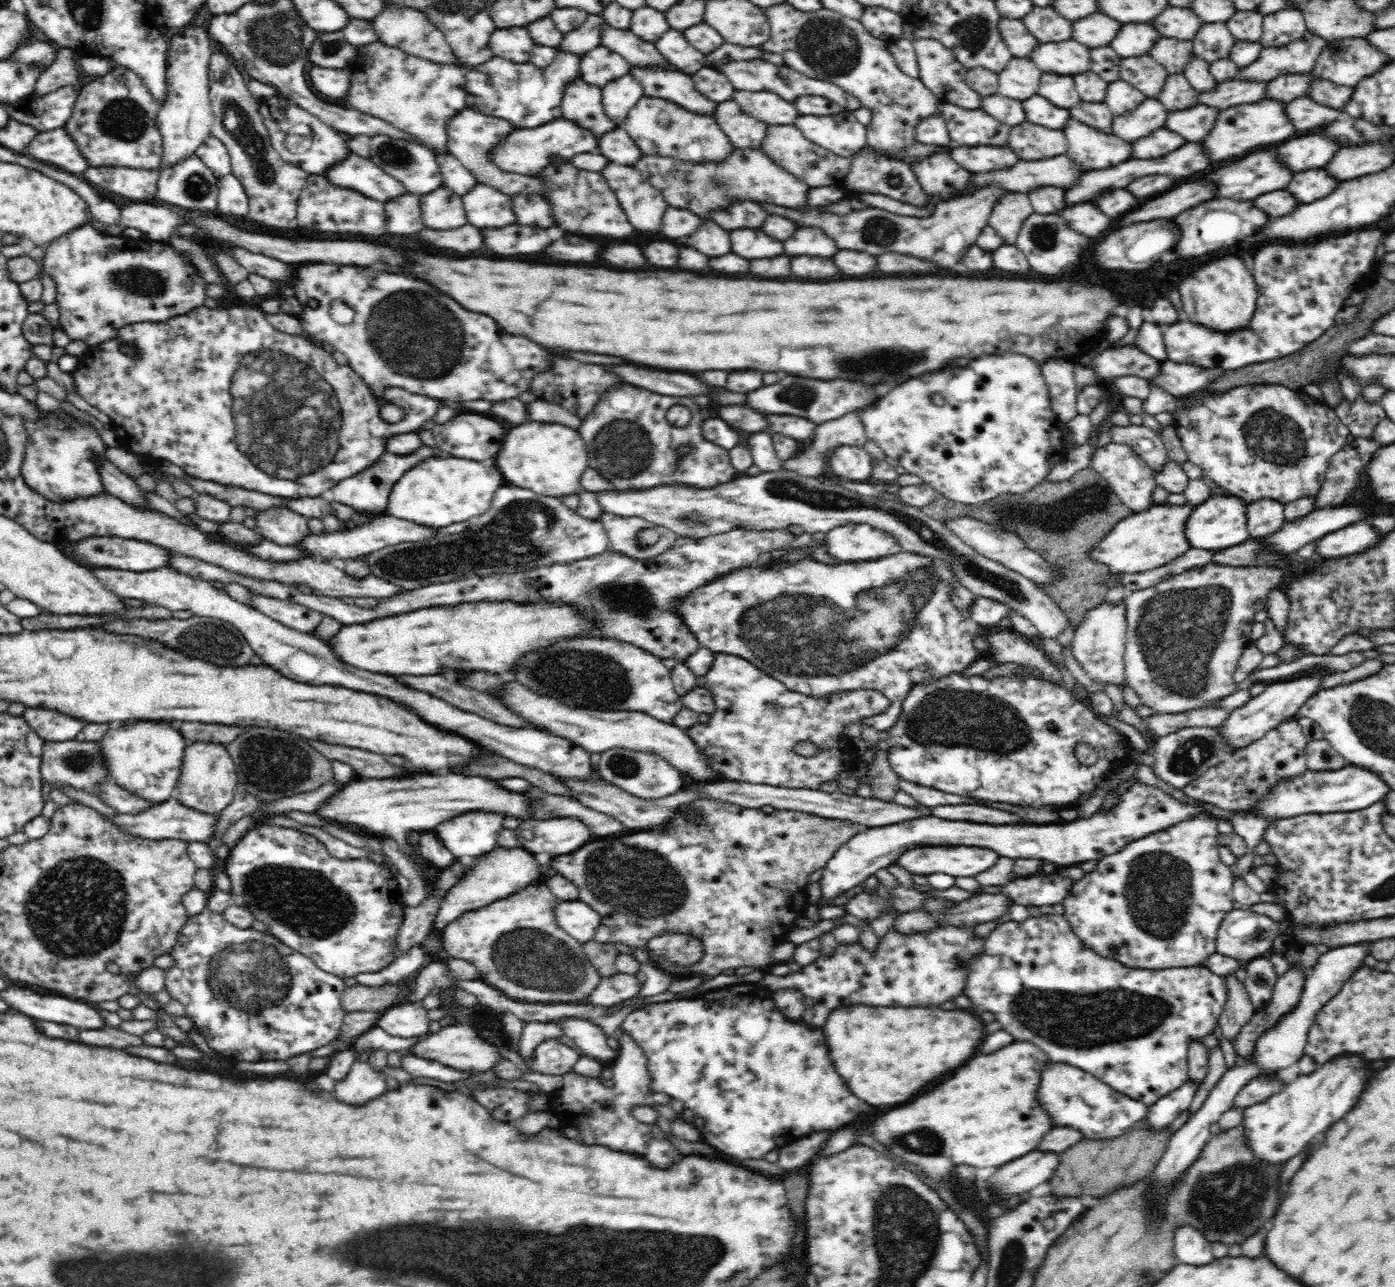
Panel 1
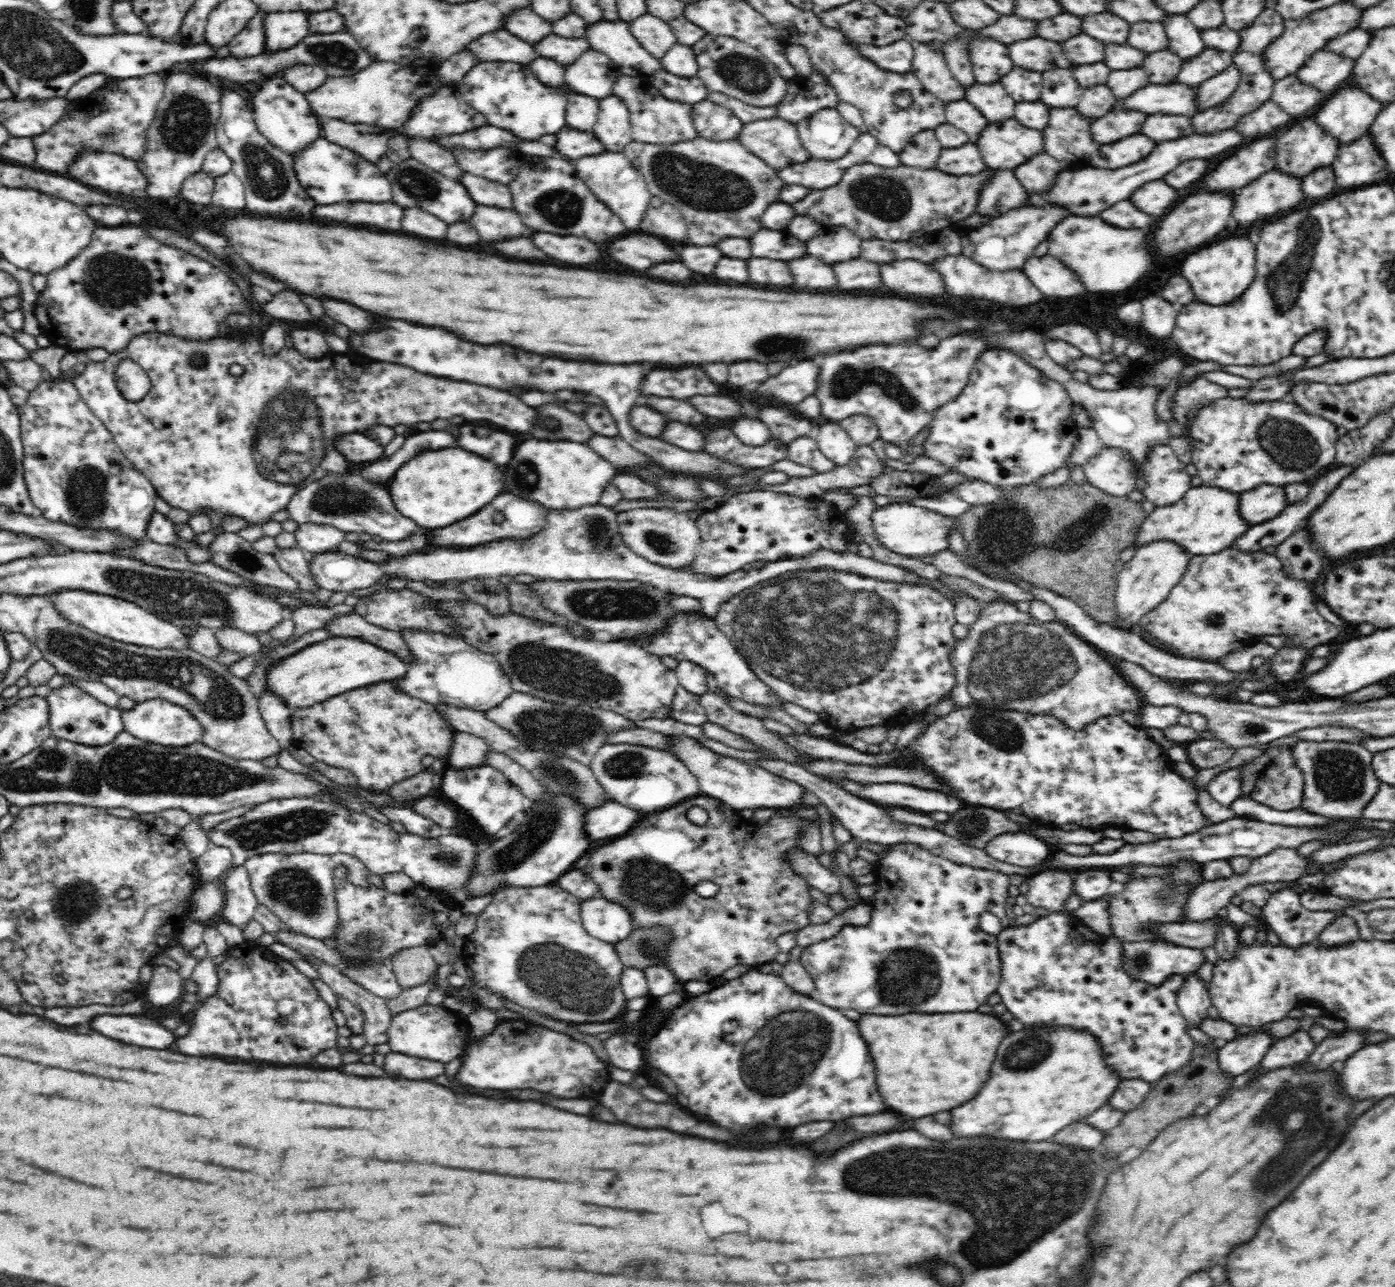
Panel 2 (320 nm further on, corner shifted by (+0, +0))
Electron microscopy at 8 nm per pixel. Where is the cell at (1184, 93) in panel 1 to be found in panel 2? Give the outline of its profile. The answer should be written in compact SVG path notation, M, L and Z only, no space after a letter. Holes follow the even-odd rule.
M1170 48L1158 52L1146 53L1142 68L1146 70L1149 83L1154 85L1171 84L1182 66L1182 59Z

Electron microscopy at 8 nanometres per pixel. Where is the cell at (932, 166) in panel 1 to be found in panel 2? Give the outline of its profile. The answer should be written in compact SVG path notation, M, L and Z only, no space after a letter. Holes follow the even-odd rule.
M935 129L915 134L900 152L901 164L922 169L934 168L942 146L938 144Z

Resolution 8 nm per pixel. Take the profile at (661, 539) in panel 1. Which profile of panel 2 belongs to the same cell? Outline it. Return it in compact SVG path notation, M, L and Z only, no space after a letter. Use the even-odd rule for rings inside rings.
M644 507L617 513L618 531L634 554L668 569L689 569L696 562L701 534L690 513L669 508Z

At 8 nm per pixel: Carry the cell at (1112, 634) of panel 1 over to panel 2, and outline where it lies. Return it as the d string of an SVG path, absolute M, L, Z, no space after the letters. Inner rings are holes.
M1158 540L1135 548L1134 557L1120 571L1117 578L1115 603L1121 614L1123 629L1138 624L1140 619L1154 610L1171 593L1171 590L1187 573L1194 556L1190 555L1177 542Z

